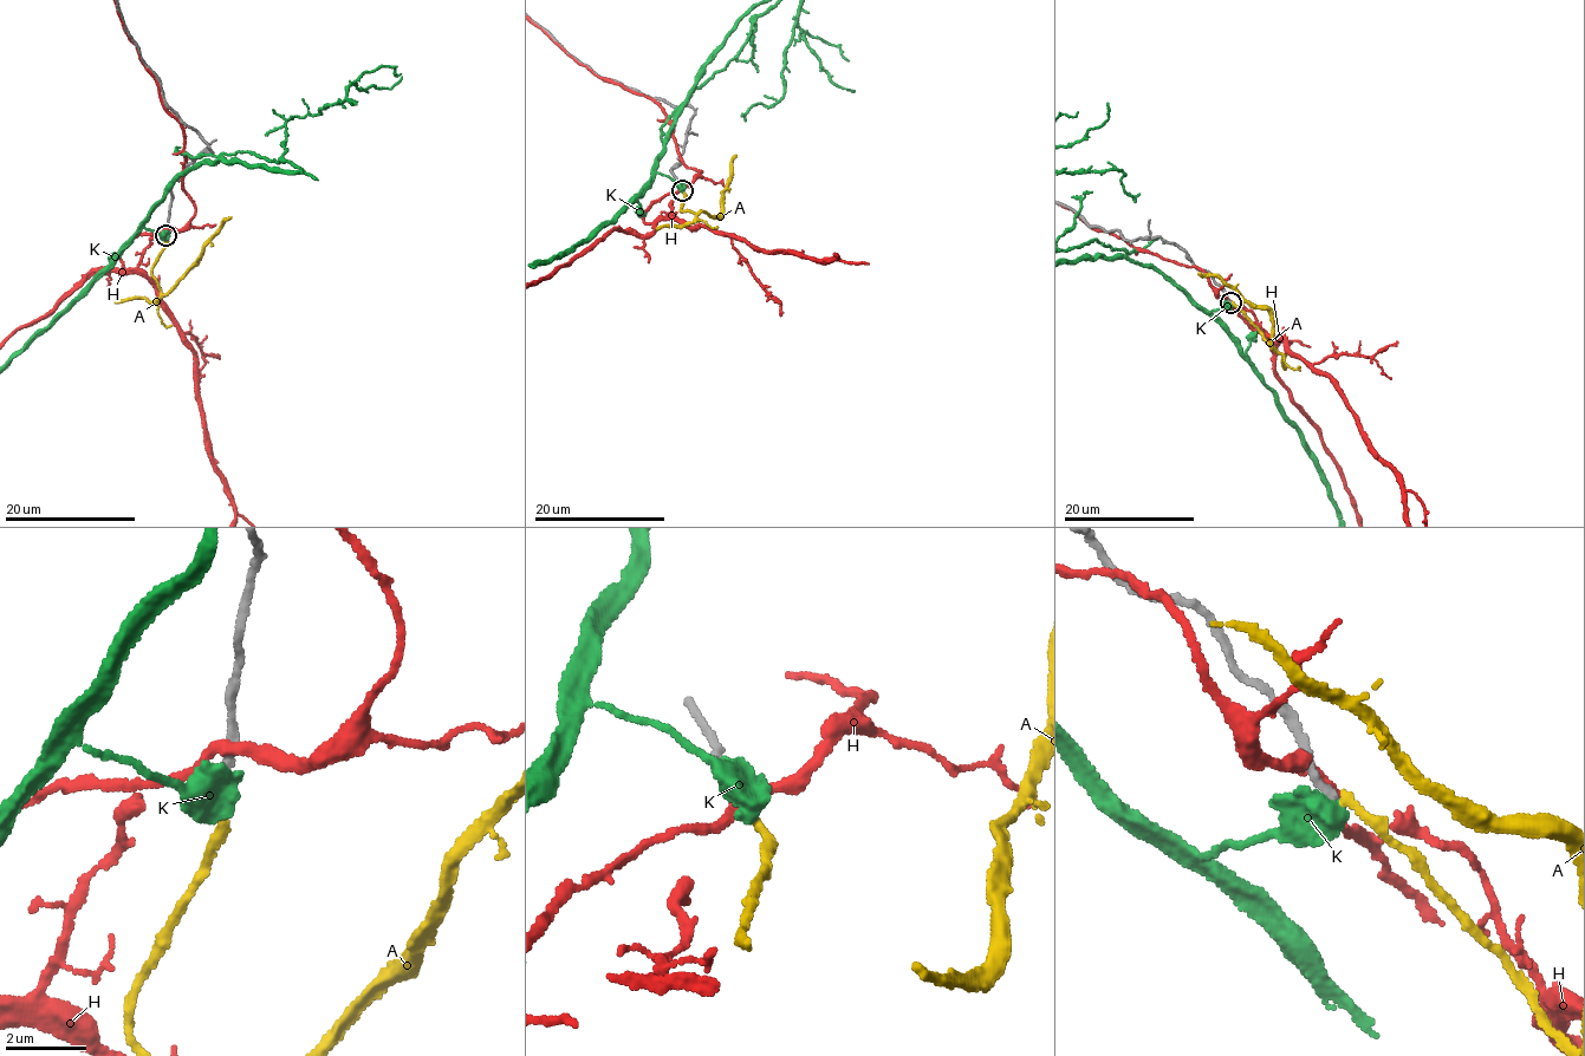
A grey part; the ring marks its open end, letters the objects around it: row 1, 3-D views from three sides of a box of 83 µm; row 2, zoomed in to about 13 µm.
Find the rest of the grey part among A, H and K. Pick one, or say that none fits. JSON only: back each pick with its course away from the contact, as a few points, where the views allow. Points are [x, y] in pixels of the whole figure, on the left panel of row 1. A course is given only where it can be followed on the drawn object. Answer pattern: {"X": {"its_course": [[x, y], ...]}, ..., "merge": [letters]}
{"A": {"its_course": [[167, 235], [151, 273], [164, 293], [194, 265], [231, 216]]}, "merge": ["A"]}

